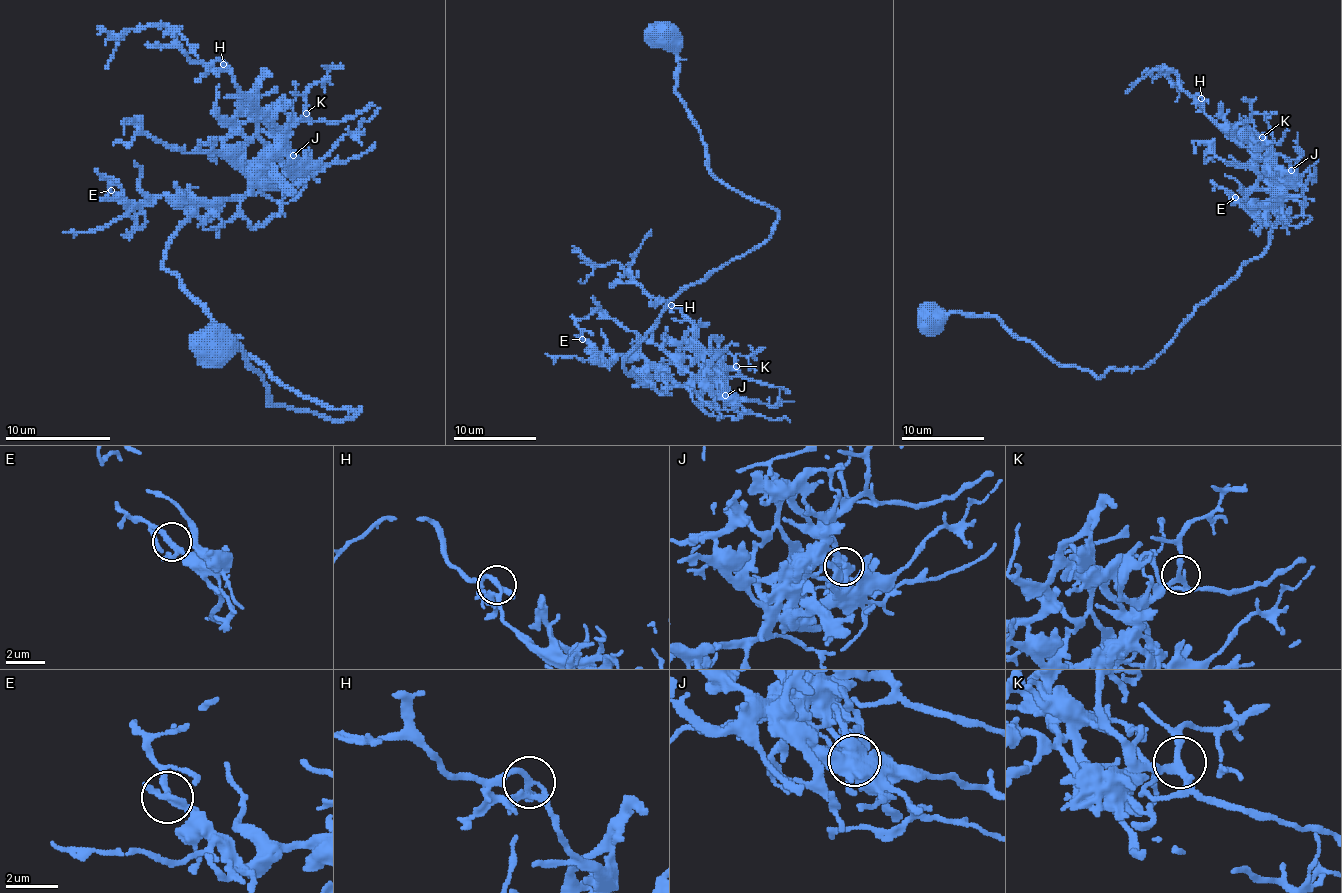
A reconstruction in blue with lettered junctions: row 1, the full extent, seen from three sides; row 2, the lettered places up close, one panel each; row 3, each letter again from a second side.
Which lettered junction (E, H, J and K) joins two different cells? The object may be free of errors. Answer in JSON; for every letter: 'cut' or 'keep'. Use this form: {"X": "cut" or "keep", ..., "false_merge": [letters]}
{"E": "keep", "H": "cut", "J": "keep", "K": "keep", "false_merge": ["H"]}

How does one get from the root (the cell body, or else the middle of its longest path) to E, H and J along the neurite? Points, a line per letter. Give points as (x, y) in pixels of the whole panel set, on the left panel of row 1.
E: (211, 346), (232, 338), (272, 404), (332, 420), (359, 409), (280, 383), (163, 266), (190, 200), (111, 190)
H: (211, 346), (272, 404), (359, 409), (280, 383), (163, 266), (198, 200), (248, 190), (256, 111), (224, 63)
J: (211, 346), (232, 338), (272, 404), (359, 409), (280, 383), (163, 266), (198, 200), (293, 155)

